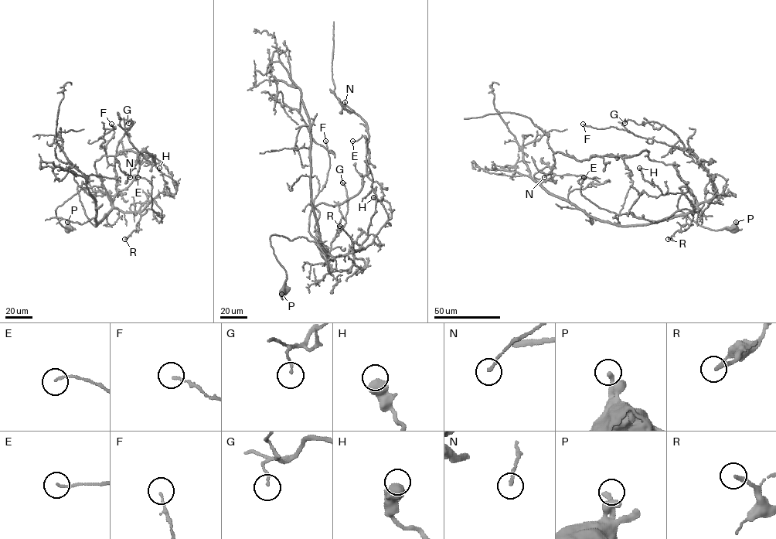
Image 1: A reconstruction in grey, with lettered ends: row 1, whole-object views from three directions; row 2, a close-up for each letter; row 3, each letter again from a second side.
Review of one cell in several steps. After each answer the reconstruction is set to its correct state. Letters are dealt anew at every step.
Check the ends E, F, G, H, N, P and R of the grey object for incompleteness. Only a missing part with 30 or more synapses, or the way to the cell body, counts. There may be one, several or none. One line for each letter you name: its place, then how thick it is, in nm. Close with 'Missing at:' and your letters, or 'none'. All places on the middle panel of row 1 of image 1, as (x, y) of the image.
Missing at: none

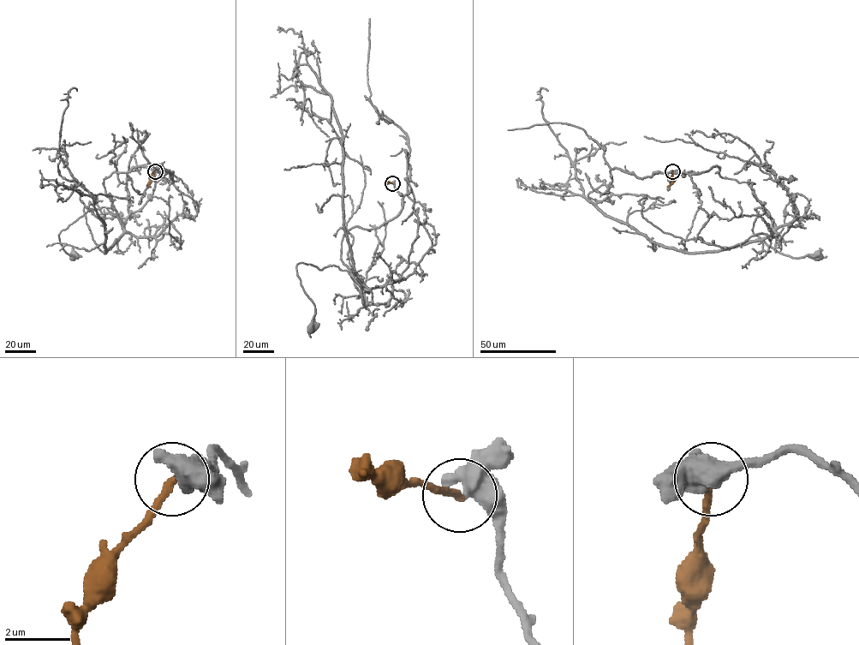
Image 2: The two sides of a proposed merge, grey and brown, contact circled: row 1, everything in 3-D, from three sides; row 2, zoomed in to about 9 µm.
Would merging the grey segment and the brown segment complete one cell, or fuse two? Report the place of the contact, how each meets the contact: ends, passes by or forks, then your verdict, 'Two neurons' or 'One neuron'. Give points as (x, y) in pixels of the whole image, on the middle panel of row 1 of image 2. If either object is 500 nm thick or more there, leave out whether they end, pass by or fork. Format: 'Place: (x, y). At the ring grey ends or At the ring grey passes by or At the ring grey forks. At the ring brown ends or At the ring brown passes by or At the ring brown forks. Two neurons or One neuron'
Place: (392, 183). At the ring grey forks. At the ring brown ends. One neuron

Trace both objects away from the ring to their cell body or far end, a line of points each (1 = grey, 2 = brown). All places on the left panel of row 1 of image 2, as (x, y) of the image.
1: (155, 171), (165, 173), (140, 166), (104, 179), (113, 208), (91, 209), (59, 234), (63, 249), (74, 256)
2: (155, 171), (149, 187)

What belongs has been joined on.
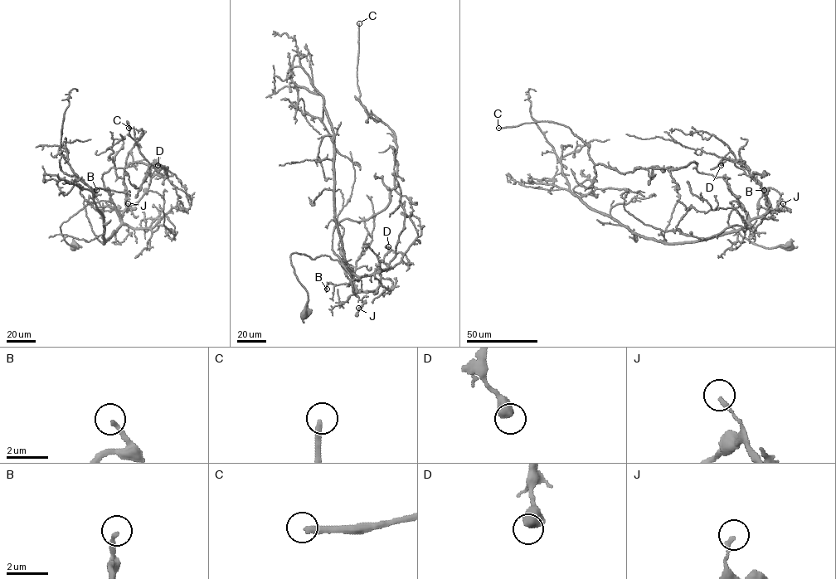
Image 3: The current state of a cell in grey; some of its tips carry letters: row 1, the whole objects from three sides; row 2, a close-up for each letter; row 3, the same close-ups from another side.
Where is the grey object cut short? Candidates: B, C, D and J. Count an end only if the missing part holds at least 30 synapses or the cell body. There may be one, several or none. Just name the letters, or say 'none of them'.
C

